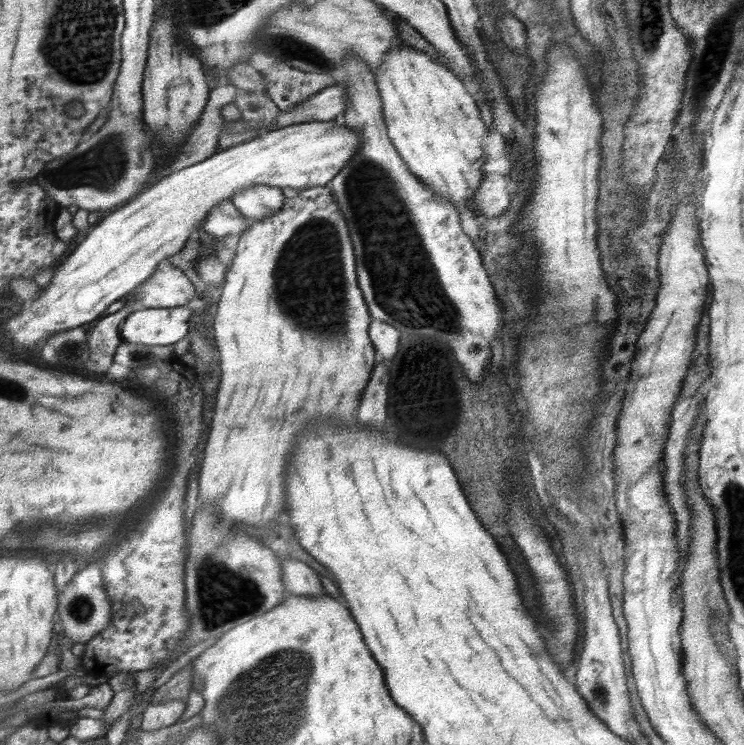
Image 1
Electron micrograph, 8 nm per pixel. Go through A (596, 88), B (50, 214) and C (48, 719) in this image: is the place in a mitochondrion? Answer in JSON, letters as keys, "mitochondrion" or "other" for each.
{"A":"other","B":"other","C":"other"}

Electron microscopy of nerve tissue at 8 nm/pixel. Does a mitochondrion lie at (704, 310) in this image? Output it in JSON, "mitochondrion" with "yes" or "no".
{"mitochondrion":"no"}

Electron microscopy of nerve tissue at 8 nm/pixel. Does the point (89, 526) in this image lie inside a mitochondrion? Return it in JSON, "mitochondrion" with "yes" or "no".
{"mitochondrion":"yes"}

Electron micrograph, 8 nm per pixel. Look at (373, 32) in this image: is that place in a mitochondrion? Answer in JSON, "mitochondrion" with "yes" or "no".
{"mitochondrion":"no"}

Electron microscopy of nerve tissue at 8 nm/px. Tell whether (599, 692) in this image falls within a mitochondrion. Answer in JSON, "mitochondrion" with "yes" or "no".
{"mitochondrion":"yes"}

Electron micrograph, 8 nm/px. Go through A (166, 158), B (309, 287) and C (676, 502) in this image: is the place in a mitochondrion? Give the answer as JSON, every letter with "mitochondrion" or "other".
{"A":"other","B":"mitochondrion","C":"other"}

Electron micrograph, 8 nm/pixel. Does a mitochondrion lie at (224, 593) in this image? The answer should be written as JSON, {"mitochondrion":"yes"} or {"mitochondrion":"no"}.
{"mitochondrion":"yes"}

